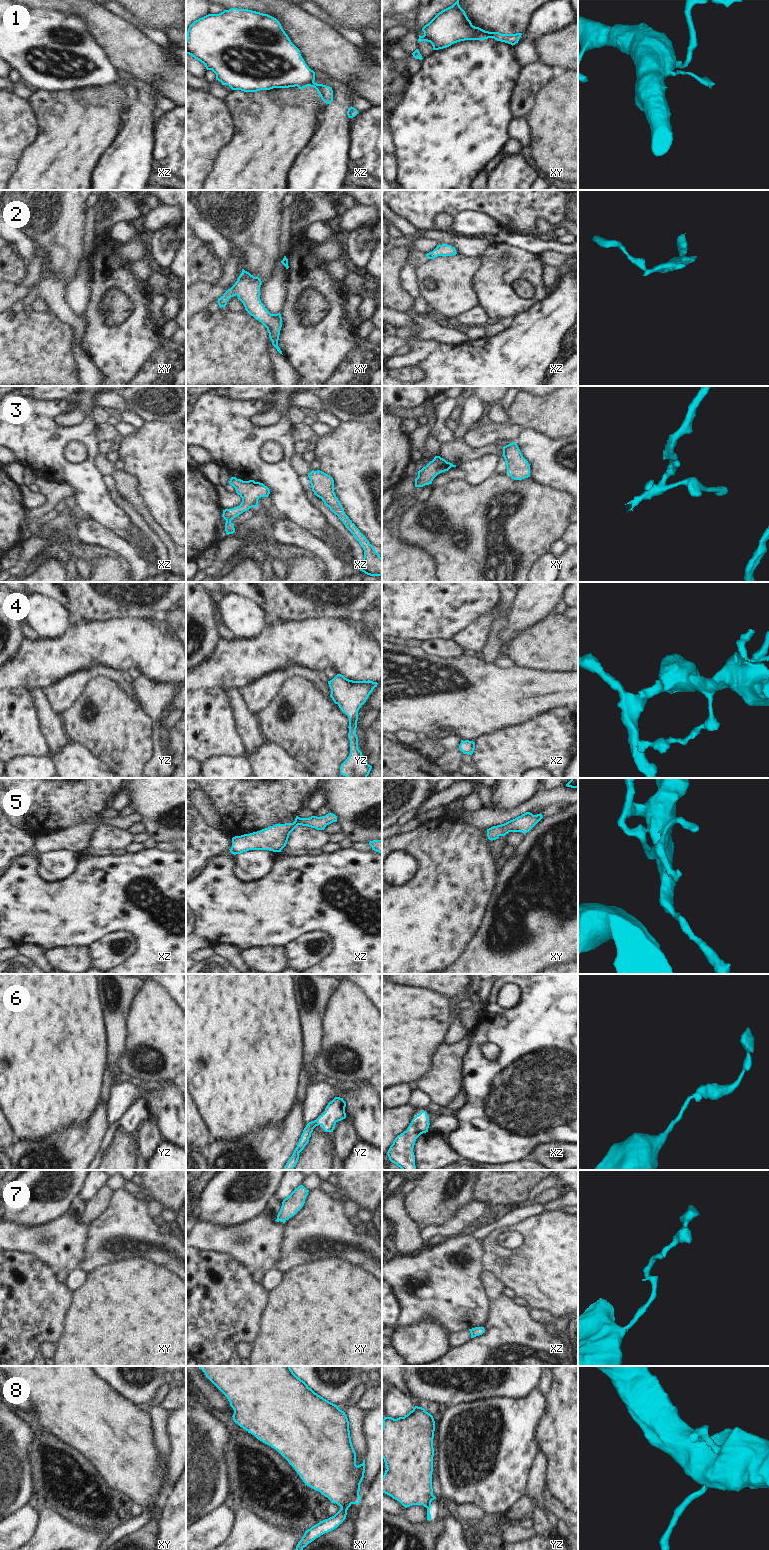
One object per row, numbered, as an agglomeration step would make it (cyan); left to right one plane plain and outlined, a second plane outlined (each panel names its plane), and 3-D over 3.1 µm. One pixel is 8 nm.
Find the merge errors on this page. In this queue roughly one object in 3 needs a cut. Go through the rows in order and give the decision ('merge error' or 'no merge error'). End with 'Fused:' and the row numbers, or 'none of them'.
1: no merge error
2: no merge error
3: no merge error
4: no merge error
5: no merge error
6: no merge error
7: no merge error
8: merge error
Fused: 8

